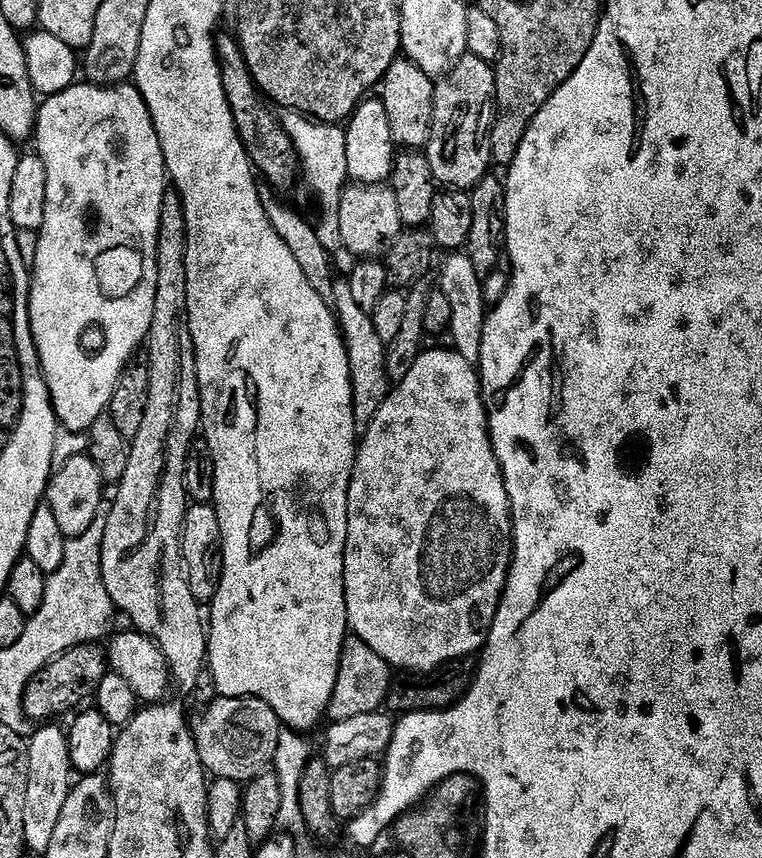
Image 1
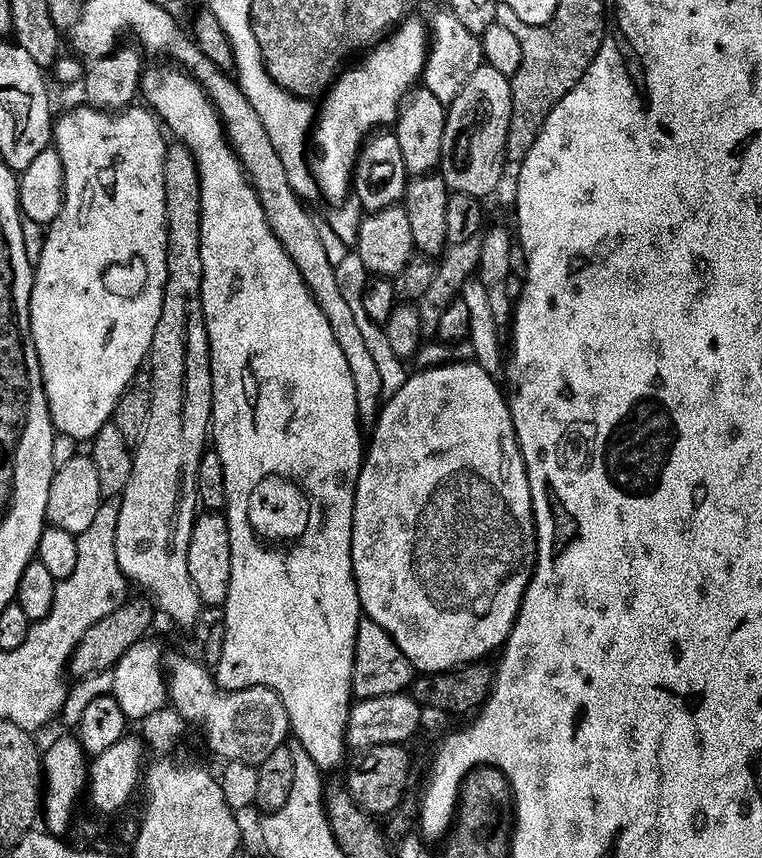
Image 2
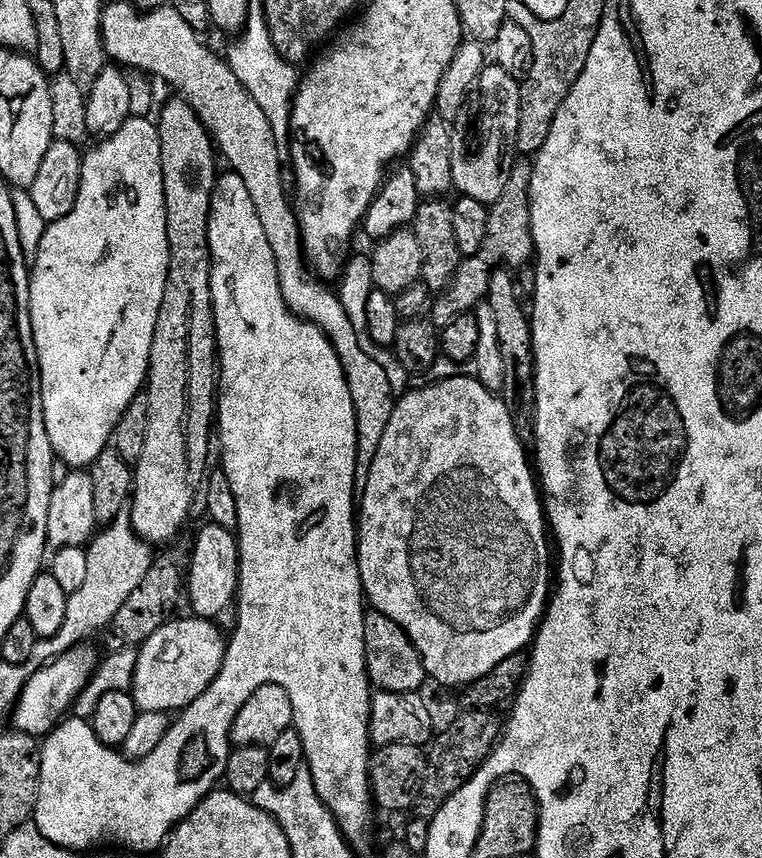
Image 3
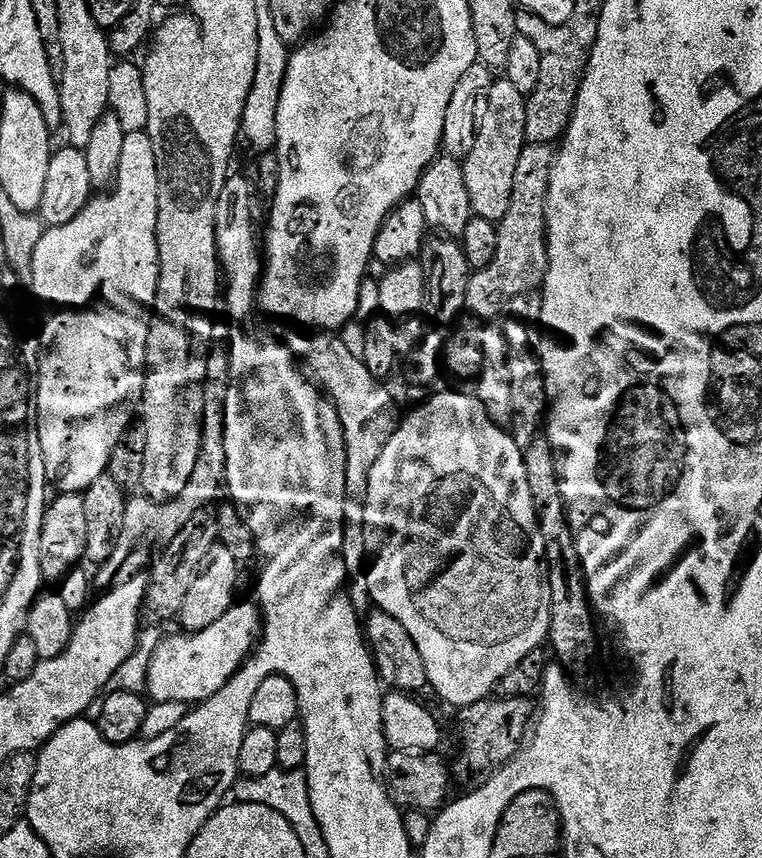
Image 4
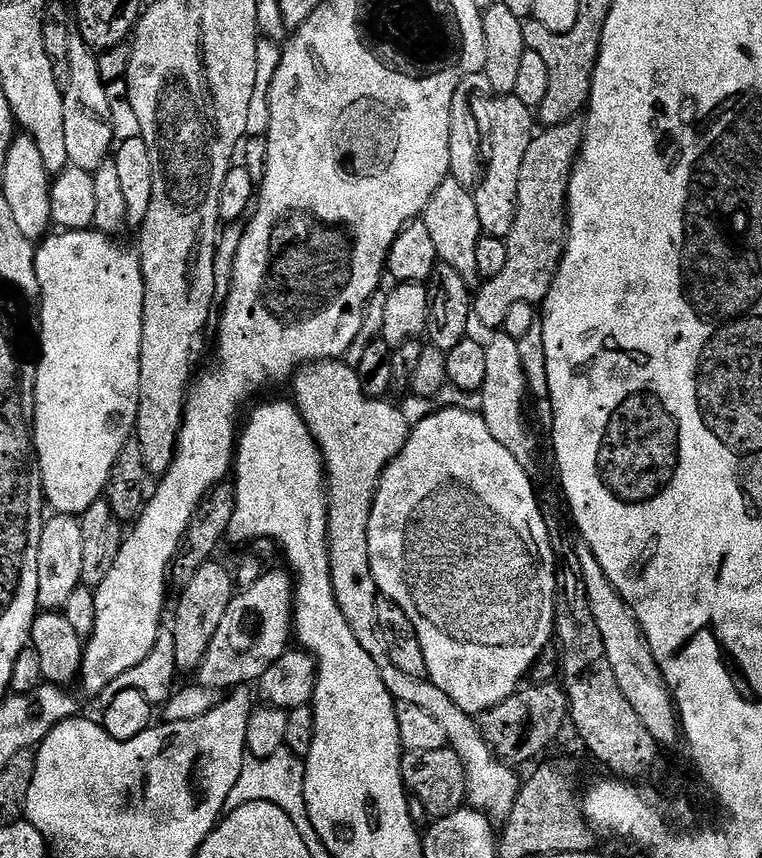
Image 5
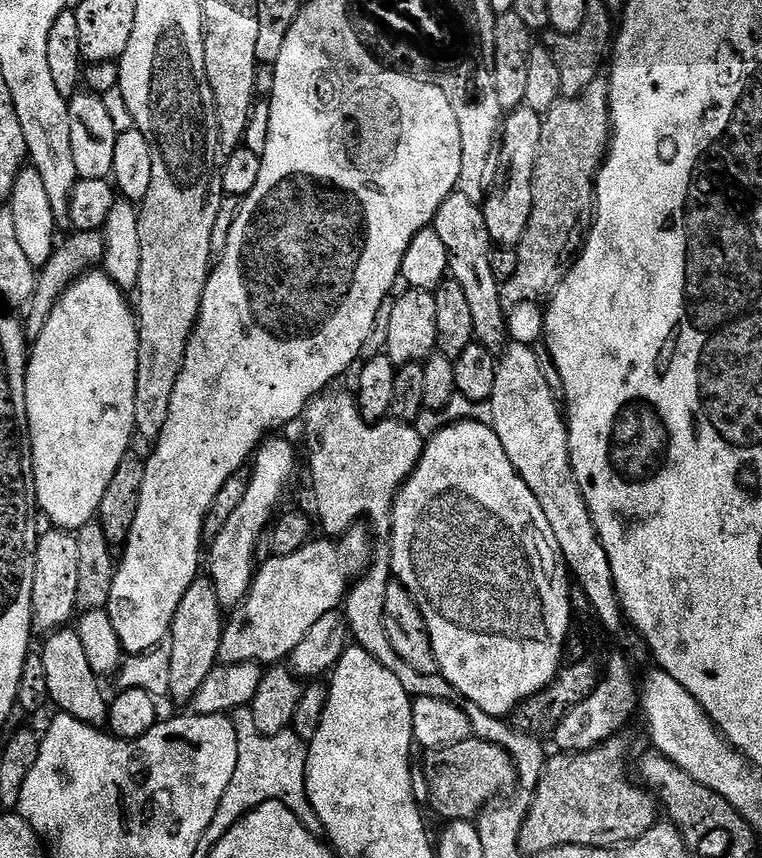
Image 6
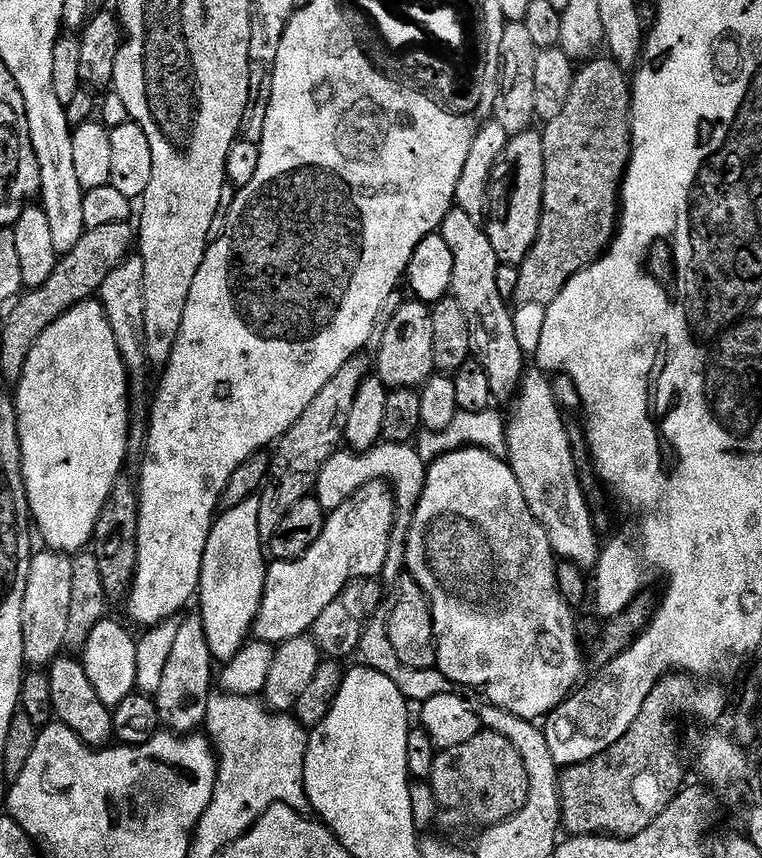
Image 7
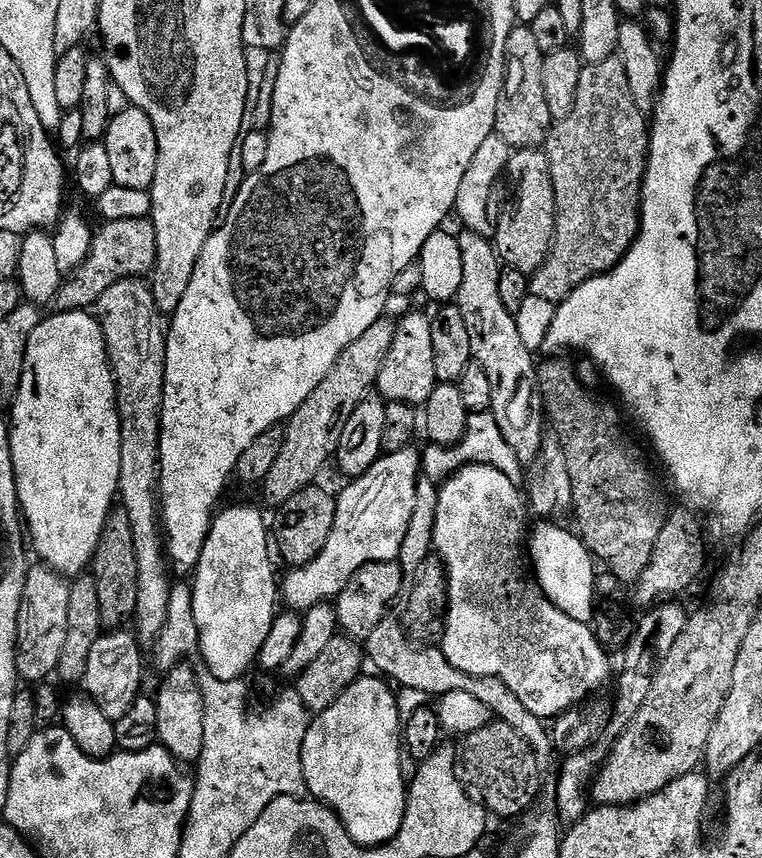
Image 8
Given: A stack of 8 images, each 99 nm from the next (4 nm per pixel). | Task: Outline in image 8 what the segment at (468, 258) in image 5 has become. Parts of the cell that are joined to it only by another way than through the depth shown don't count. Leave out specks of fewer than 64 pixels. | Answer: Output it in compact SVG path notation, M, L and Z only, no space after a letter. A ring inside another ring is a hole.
M461 231L458 239L462 250L462 287L458 290L455 305L462 310L466 330L470 330L472 359L486 370L492 391L491 414L498 422L502 437L510 446L521 465L535 465L540 458L546 439L546 413L538 391L538 364L532 361L534 352L526 348L518 334L516 317L502 306L498 298L498 278L502 261L496 255L493 241L476 232Z

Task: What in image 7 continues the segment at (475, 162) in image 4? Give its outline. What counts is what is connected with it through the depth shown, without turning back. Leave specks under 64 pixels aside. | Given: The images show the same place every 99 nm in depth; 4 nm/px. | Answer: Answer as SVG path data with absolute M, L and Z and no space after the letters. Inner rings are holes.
M539 131L519 132L509 139L506 160L516 167L516 185L512 188L512 197L508 200L508 209L505 210L504 217L494 221L492 225L489 223L486 228L490 246L494 246L494 254L501 264L519 266L530 254L538 238L538 226L544 213L542 194L546 182L545 158L544 137Z

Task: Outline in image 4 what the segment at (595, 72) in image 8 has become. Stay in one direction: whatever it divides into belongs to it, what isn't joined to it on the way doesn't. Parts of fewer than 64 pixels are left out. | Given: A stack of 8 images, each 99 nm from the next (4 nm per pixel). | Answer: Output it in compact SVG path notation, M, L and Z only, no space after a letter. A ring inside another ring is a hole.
M536 144L518 158L514 194L506 218L498 222L498 254L490 266L468 279L466 309L480 320L492 322L500 311L520 297L541 287L548 273L548 183L552 177L554 152L549 145Z

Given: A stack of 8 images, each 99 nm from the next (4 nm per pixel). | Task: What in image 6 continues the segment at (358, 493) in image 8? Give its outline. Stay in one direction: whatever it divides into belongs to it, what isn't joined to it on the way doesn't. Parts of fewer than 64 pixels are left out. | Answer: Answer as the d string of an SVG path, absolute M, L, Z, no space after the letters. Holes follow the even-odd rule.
M353 526L337 540L316 538L294 554L273 555L272 559L263 561L255 569L244 600L227 617L220 660L225 664L257 663L261 666L287 661L294 646L306 638L310 626L314 626L322 614L337 611L350 585L369 567L373 541L362 529Z

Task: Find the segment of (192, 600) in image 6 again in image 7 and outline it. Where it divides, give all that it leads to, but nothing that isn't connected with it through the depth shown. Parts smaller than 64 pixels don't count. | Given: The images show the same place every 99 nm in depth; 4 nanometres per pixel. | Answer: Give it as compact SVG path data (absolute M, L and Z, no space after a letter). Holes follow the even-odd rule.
M199 615L187 616L180 620L174 642L167 645L162 678L154 689L161 725L173 734L192 734L205 727L208 703L214 691L214 659L204 621Z

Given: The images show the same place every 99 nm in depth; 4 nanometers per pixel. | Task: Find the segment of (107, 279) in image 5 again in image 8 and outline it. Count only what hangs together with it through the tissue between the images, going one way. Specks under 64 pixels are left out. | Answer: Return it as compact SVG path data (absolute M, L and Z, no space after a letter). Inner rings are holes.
M88 310L55 313L57 316L41 319L40 324L30 334L30 342L26 346L26 366L22 370L22 386L18 390L18 398L10 405L10 450L14 462L14 478L20 499L20 511L26 521L26 532L30 537L30 544L36 547L43 563L65 578L75 578L91 565L95 558L95 548L102 537L103 527L114 508L114 501L120 487L120 467L122 466L122 430L120 429L120 415L116 405L116 383L112 377L112 367L108 361L106 342L102 334L102 326L96 321L95 315Z

